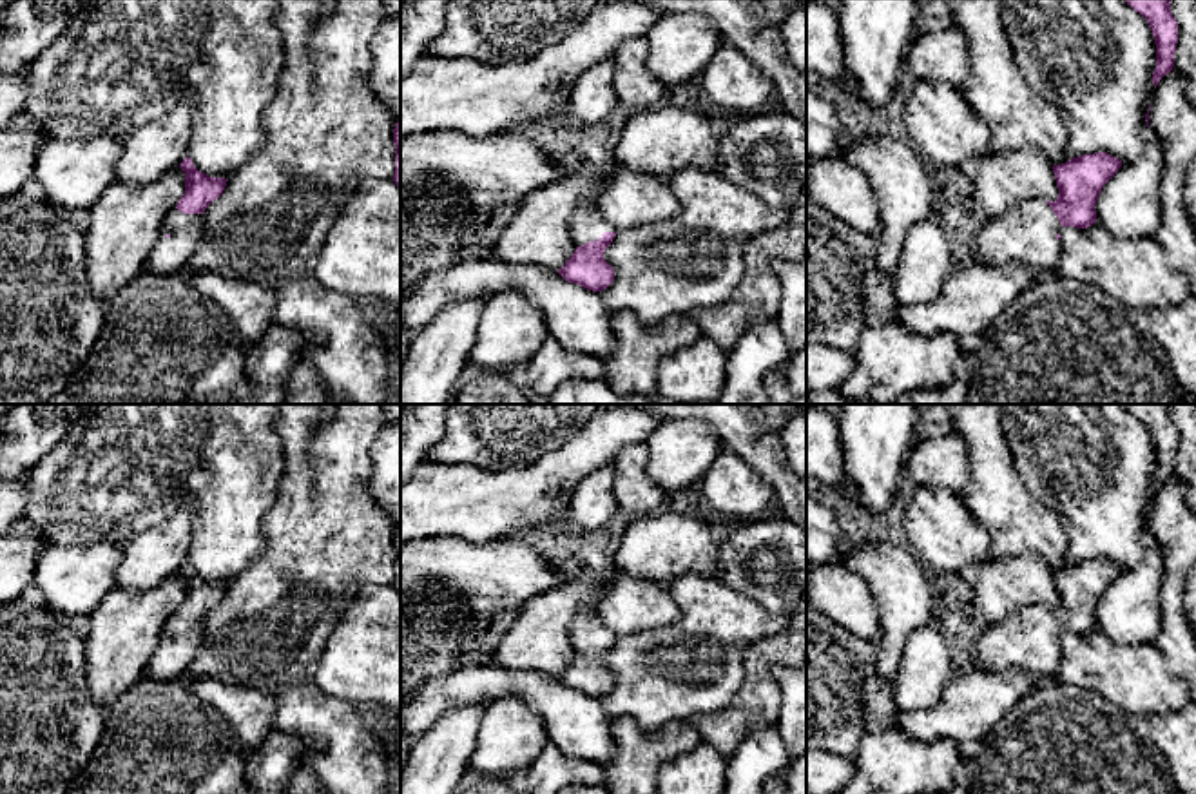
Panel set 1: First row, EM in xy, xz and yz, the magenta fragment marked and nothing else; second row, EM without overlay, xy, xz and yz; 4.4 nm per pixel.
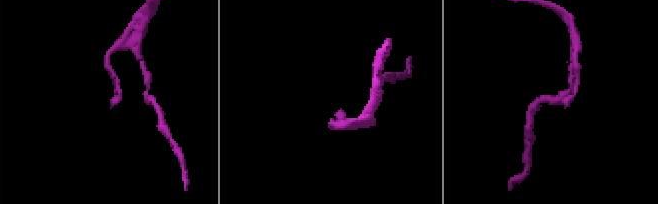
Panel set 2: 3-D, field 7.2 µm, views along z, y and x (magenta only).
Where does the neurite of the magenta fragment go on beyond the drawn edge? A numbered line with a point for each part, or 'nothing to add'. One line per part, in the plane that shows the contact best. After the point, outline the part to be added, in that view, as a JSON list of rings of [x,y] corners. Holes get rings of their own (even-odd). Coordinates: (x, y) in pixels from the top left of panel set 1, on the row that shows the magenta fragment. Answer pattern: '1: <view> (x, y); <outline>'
1: xz (586, 223); [[[582,201],[576,212],[569,219],[569,230],[573,243],[582,247],[589,241],[596,241],[603,232],[616,232],[594,208],[593,201]]]

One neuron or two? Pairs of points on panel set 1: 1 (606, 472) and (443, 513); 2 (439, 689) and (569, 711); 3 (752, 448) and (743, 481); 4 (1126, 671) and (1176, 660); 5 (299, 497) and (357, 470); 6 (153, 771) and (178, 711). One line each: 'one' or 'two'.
1: two
2: one
3: two
4: two
5: one
6: one

